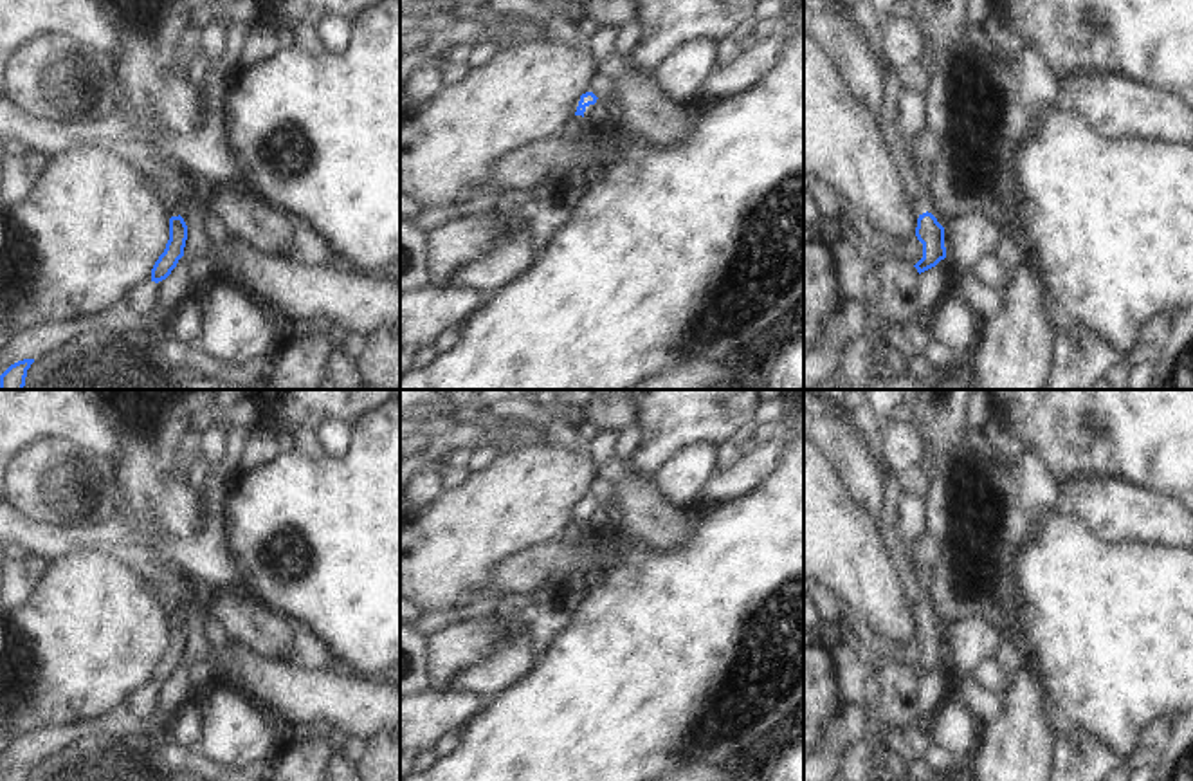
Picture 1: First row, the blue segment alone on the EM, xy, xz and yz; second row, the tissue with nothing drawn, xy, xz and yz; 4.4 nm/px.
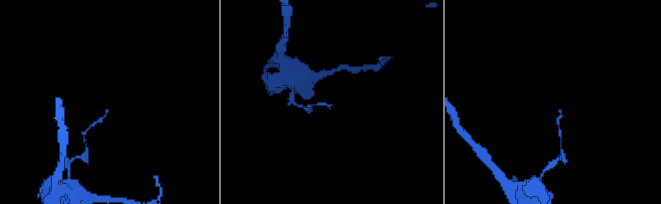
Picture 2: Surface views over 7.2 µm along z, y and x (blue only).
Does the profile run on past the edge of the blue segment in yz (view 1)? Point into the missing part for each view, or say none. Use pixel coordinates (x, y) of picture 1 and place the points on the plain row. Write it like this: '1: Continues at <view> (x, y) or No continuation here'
1: No continuation here

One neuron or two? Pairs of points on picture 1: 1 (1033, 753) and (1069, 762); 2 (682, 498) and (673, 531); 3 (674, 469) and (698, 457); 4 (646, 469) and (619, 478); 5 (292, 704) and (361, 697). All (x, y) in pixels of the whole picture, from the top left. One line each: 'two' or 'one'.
1: two
2: two
3: one
4: two
5: one

